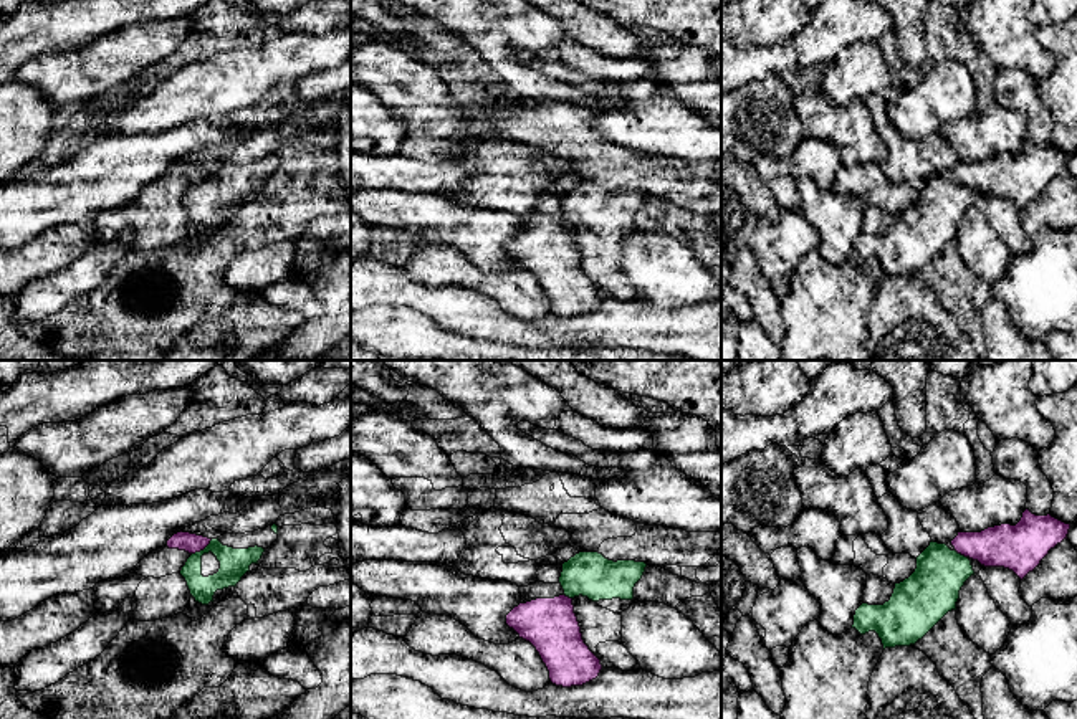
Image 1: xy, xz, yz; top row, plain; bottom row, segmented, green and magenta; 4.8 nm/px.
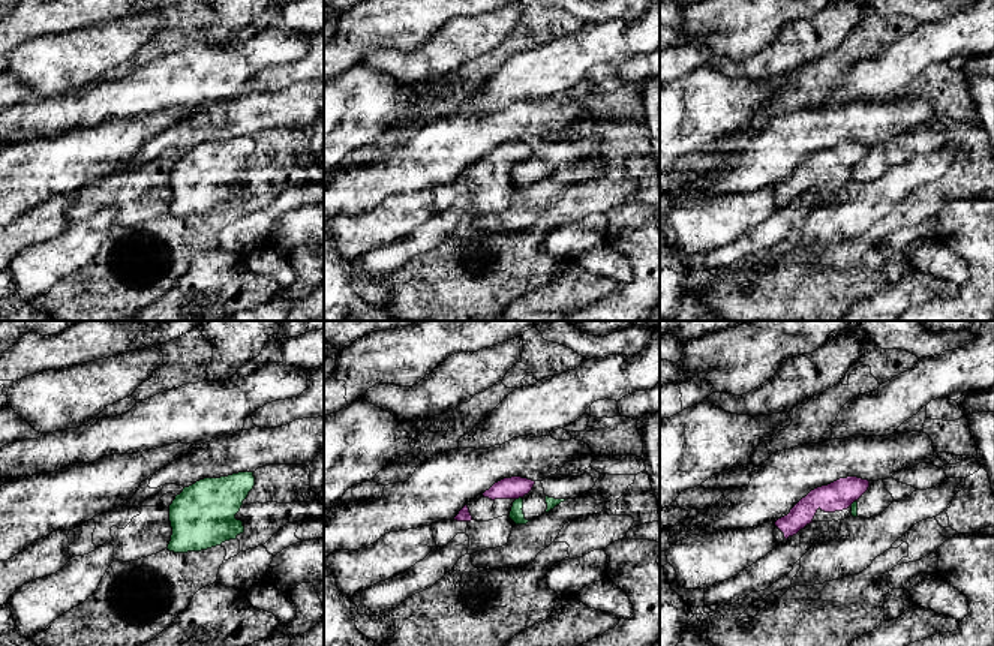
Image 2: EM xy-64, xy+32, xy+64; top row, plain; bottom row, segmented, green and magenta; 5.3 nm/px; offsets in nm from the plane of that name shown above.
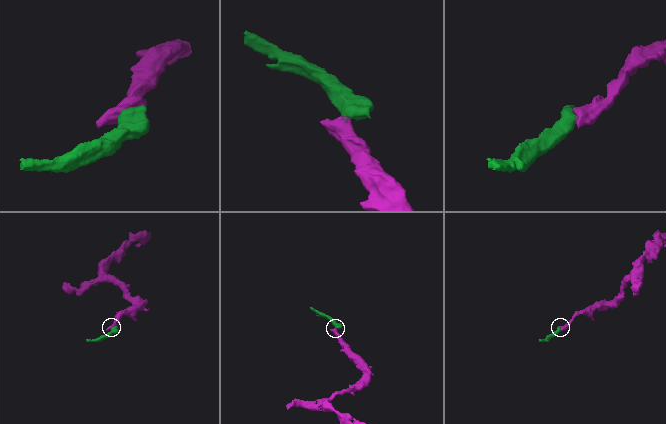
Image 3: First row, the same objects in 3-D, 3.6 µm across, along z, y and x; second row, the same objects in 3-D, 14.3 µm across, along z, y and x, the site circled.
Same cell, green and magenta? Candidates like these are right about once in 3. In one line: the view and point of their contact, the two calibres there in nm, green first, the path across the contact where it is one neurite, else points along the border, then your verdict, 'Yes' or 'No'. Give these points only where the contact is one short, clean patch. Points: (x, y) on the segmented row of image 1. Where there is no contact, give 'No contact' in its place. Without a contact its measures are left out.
Touches green at xy (204, 549). Thickness 140 nm (green) against 100 nm. Boundary: xy (212, 539), (192, 554). No

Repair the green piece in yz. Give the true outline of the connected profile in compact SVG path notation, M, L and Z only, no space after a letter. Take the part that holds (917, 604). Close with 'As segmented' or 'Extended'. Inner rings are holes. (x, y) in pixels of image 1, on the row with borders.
M930 542L917 557L915 572L900 583L883 605L862 603L854 615L860 635L875 631L883 650L910 646L921 640L948 612L956 610L965 582L986 569L978 560Z. Extended

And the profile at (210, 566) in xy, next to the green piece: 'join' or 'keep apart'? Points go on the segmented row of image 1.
join

